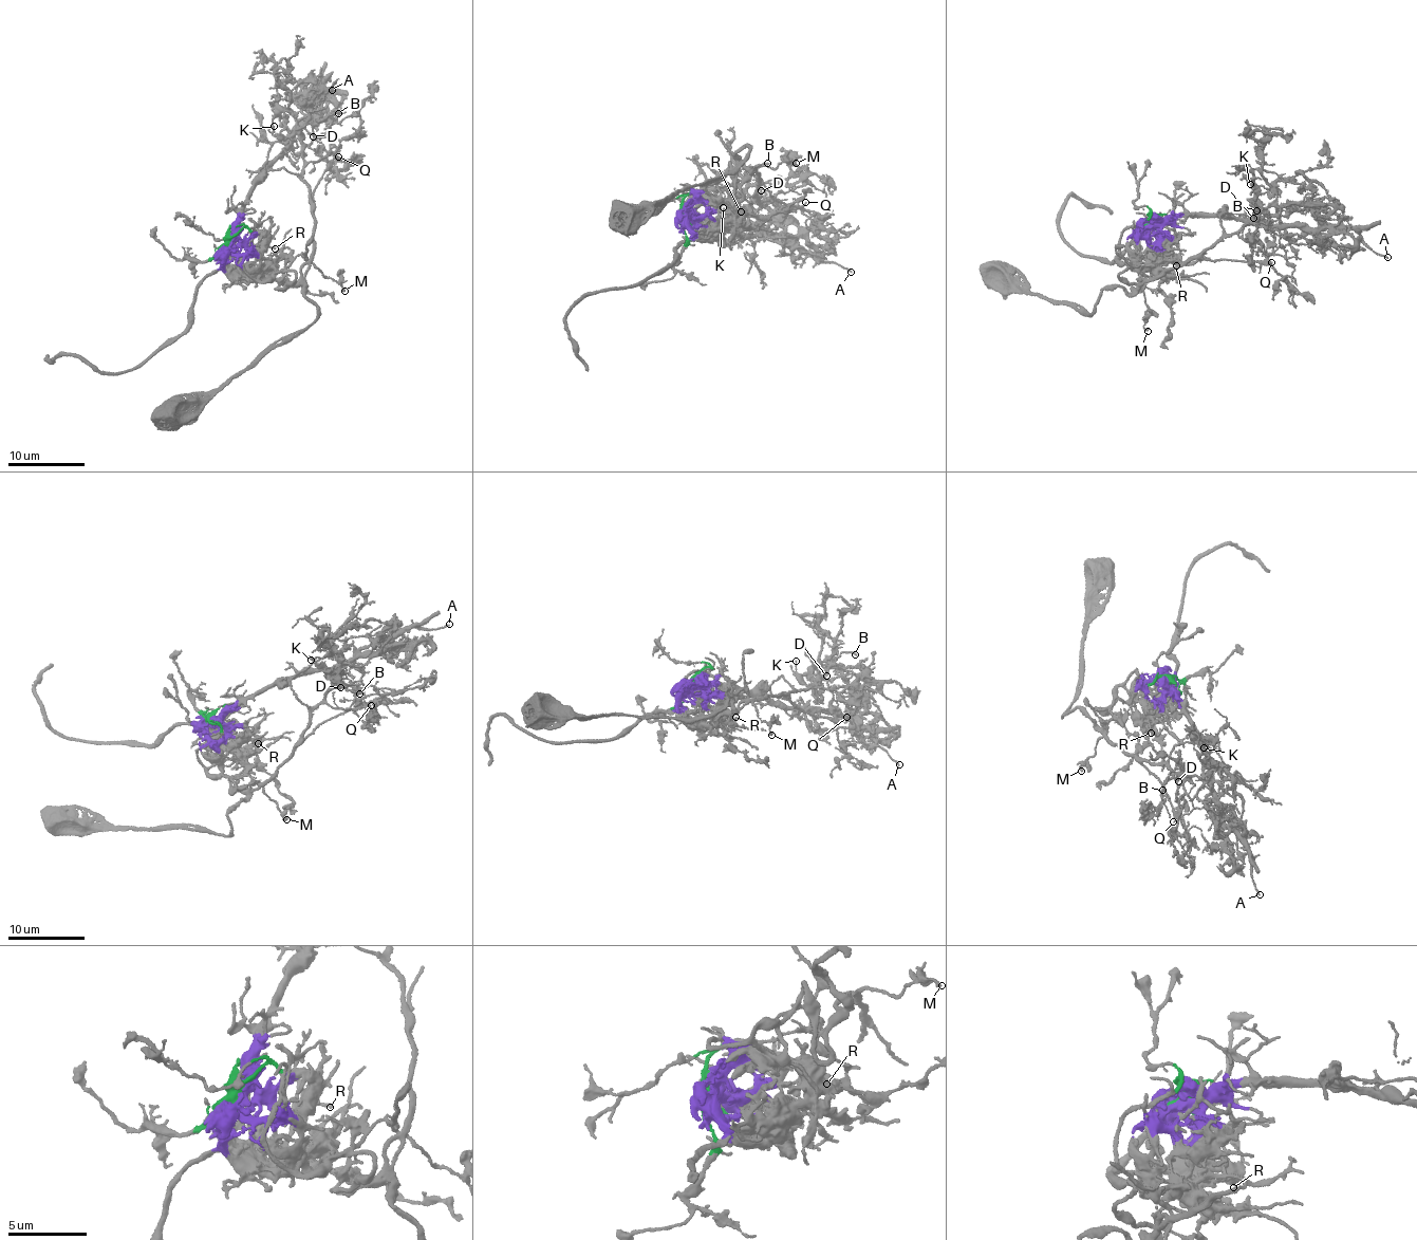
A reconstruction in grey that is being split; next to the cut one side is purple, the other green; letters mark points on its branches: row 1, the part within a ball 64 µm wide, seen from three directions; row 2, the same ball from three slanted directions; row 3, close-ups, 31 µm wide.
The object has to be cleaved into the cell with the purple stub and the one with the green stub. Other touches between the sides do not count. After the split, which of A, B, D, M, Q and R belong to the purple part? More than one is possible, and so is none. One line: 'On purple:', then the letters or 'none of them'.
On purple: A, R

